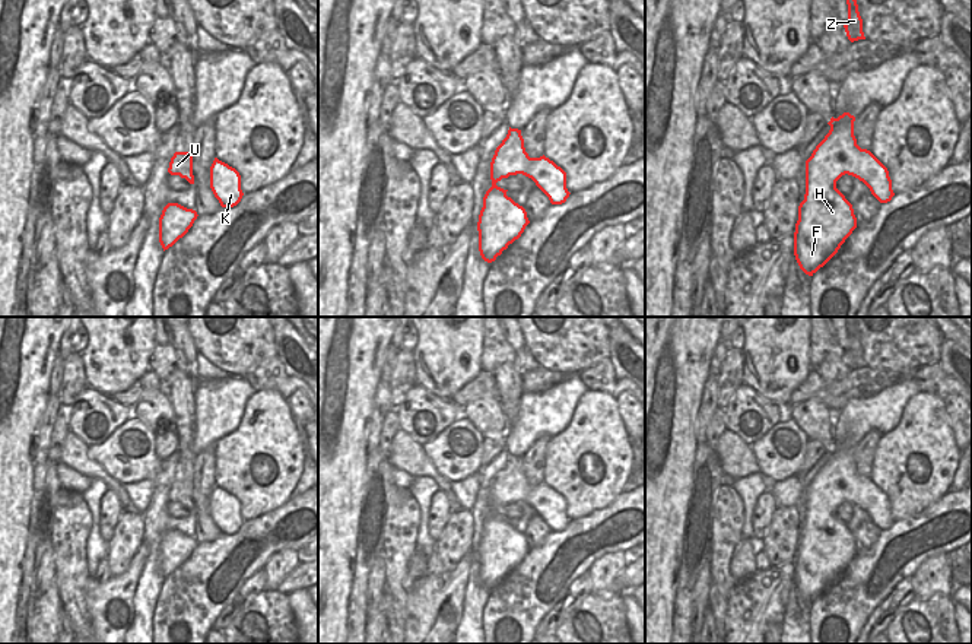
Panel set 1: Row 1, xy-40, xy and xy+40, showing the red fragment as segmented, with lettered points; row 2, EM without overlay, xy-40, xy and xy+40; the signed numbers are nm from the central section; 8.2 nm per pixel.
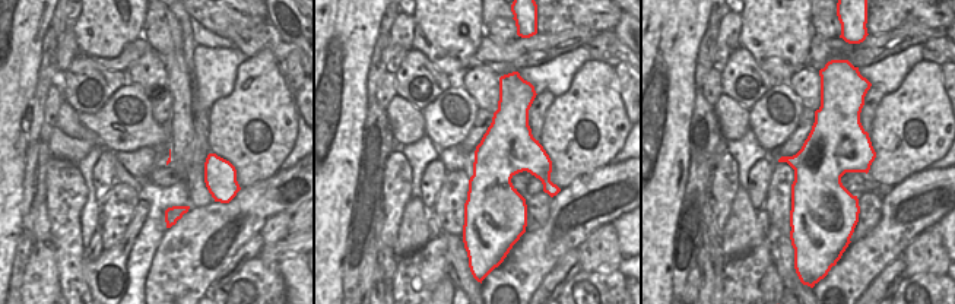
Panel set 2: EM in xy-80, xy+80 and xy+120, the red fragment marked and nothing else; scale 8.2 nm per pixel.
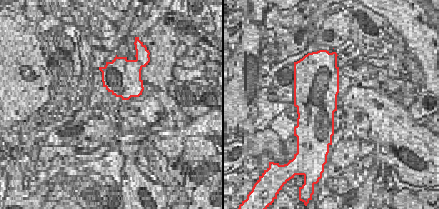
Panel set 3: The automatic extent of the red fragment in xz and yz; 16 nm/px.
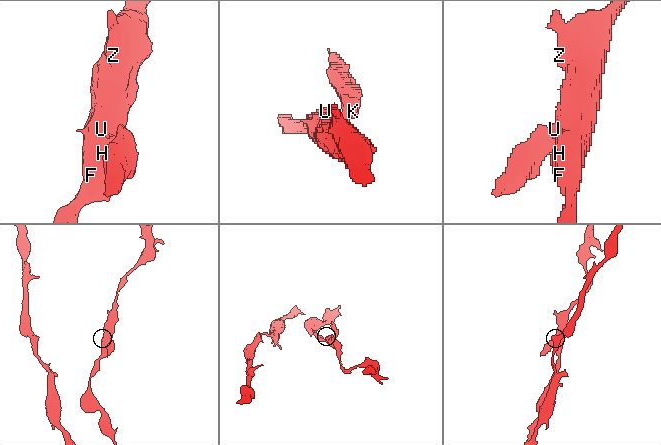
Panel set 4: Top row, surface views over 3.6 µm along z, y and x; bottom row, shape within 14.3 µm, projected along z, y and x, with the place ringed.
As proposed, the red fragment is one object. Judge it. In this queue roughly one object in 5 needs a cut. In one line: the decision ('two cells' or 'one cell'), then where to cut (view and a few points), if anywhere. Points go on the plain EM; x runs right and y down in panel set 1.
one cell; no cut

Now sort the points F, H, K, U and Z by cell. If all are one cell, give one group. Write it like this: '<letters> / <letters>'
F H K U Z

